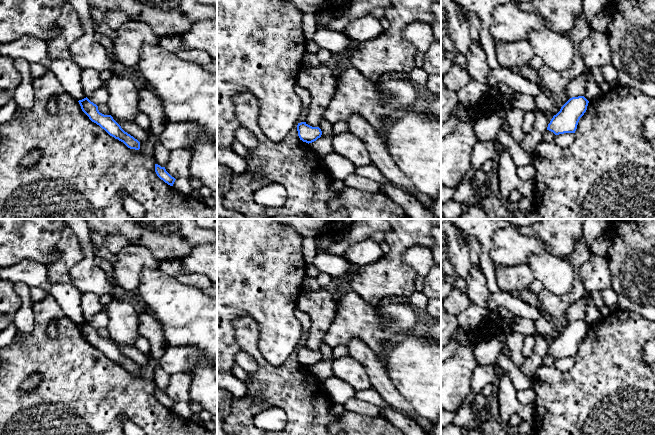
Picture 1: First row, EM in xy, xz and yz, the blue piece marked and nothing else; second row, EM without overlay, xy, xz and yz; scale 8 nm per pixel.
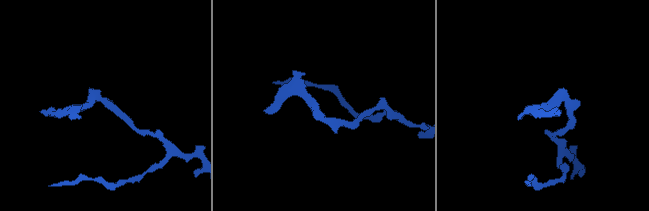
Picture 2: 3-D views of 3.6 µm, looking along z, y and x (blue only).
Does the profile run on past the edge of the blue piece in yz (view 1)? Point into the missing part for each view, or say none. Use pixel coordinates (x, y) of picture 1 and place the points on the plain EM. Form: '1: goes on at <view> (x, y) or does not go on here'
1: does not go on here

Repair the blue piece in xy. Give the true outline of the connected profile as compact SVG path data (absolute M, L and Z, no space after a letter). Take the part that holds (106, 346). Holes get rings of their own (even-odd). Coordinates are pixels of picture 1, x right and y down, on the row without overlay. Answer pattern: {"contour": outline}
{"contour": "M87 321L78 326L82 335L89 341L89 343L104 353L110 360L123 366L130 373L140 373L140 366L125 356L111 339L100 337L98 330L91 326Z"}

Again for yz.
{"contour": "M584 320L570 322L553 340L547 354L555 359L575 357L580 342L587 334L589 325Z"}

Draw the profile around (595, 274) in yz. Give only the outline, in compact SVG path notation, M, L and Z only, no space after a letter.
M591 251L590 259L580 270L580 277L584 284L585 291L593 293L612 288L612 275L607 260L596 256Z

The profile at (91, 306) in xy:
M93 293L82 294L82 313L86 321L91 320L95 315L104 311L104 306L99 301L99 296Z

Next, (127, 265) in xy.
M141 245L124 247L118 254L111 255L110 263L113 276L123 294L137 291L143 269L154 269L160 265L152 252Z

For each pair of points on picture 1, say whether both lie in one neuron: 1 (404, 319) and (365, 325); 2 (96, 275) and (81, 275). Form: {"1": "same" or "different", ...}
{"1": "same", "2": "same"}

